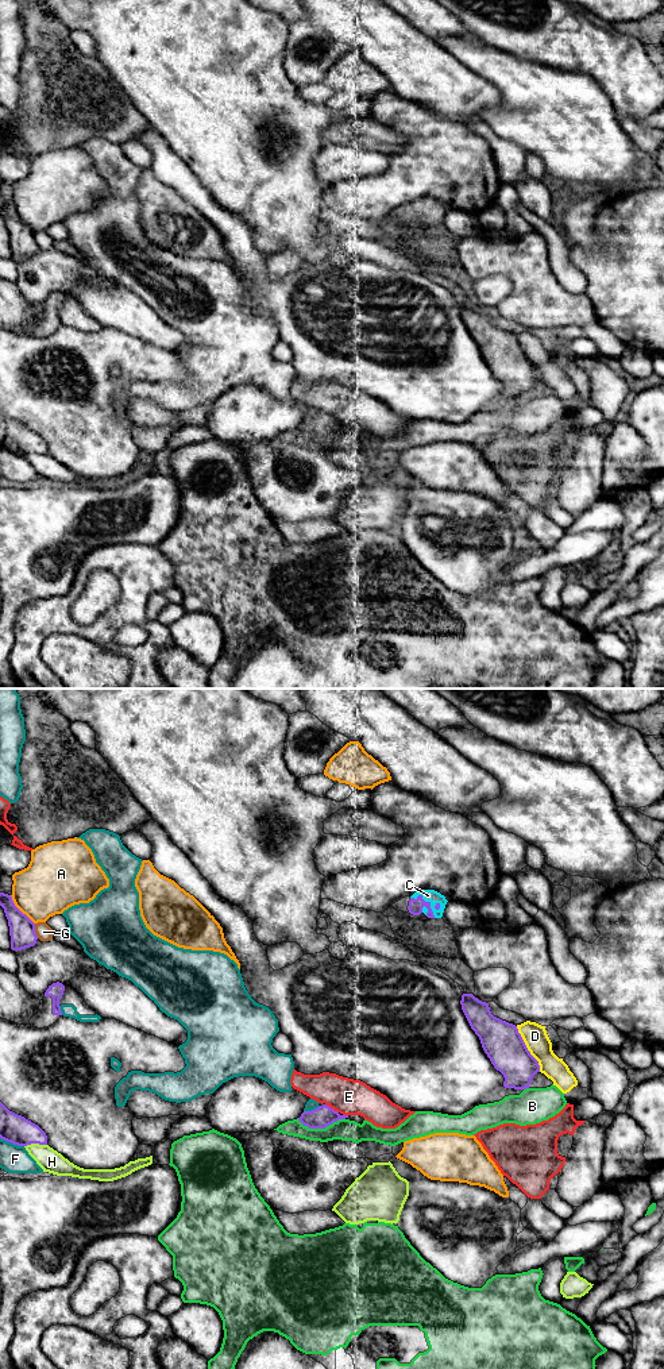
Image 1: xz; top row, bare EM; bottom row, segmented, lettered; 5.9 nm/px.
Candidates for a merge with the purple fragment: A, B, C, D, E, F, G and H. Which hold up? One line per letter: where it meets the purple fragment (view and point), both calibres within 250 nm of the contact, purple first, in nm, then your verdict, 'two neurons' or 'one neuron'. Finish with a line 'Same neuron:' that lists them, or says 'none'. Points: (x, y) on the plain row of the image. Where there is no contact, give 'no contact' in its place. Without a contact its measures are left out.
A: xz (19, 219) | 160/360 nm | two neurons
B: xz (320, 436) | 130/130 nm | two neurons
C: xz (427, 211) | 90/80 nm | one neuron
D: xz (527, 358) | 240/150 nm | two neurons
E: xz (332, 417) | 130/220 nm | two neurons
F: xz (12, 451) | 170/170 nm | two neurons
G: xz (34, 239) | 160/90 nm | two neurons
H: xz (35, 451) | 170/140 nm | two neurons
Same neuron: C

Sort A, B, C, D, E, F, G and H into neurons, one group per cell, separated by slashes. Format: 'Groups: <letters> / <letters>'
Groups: A / B / C / D / E / F / G / H

